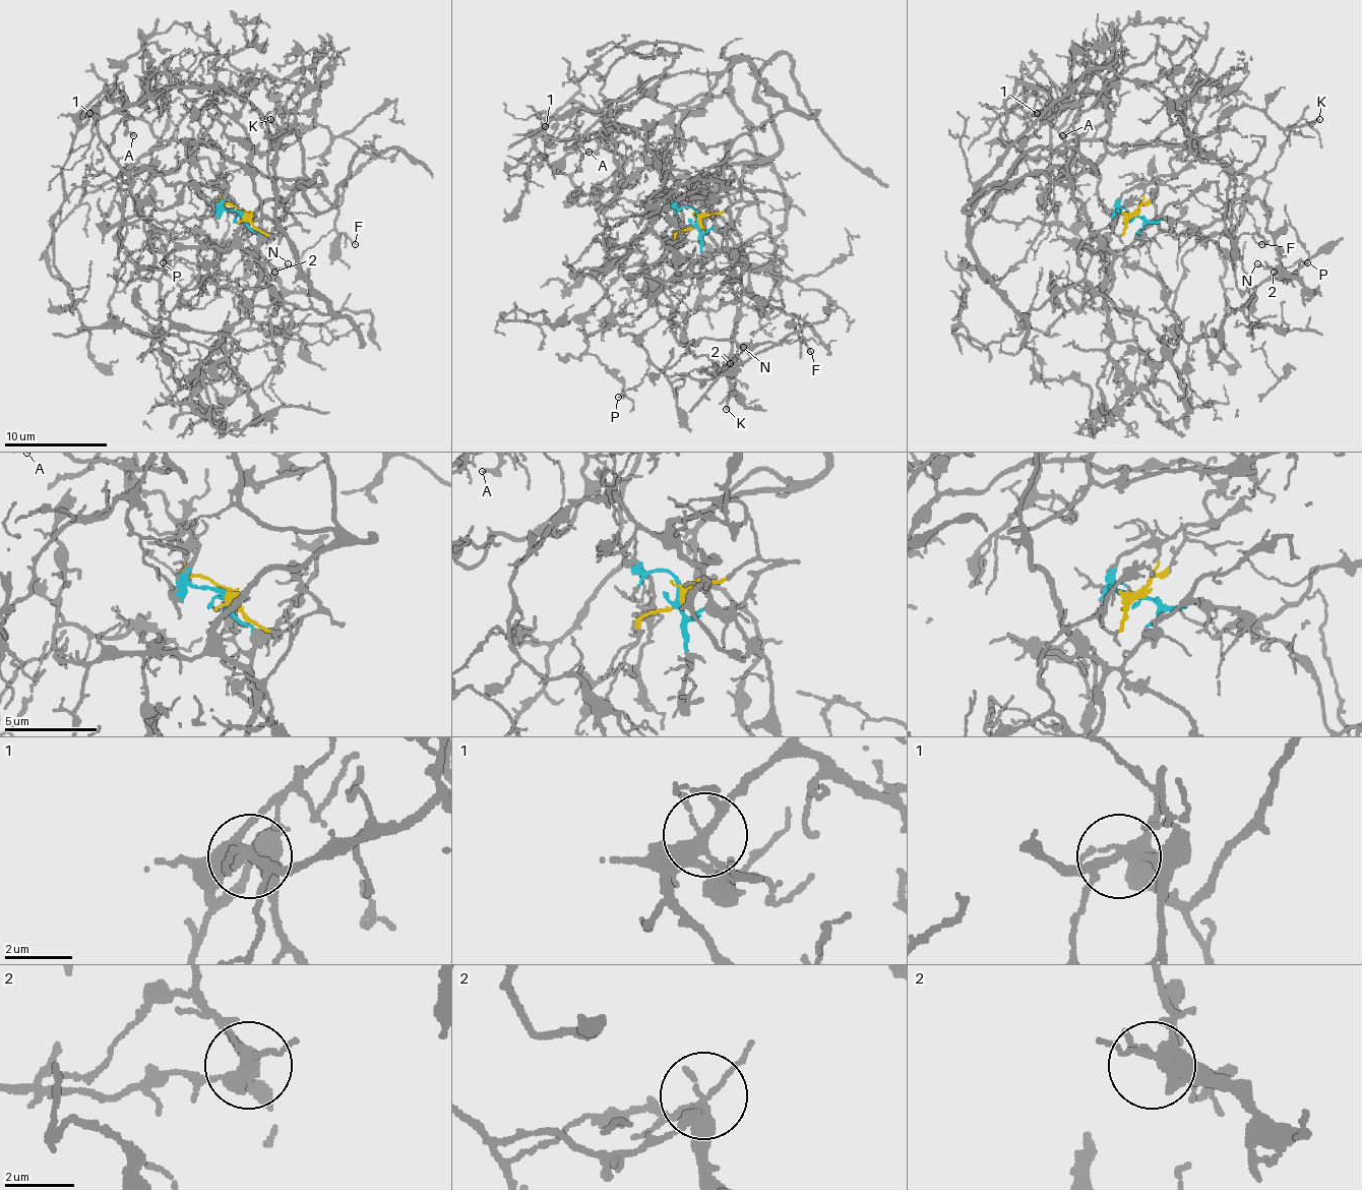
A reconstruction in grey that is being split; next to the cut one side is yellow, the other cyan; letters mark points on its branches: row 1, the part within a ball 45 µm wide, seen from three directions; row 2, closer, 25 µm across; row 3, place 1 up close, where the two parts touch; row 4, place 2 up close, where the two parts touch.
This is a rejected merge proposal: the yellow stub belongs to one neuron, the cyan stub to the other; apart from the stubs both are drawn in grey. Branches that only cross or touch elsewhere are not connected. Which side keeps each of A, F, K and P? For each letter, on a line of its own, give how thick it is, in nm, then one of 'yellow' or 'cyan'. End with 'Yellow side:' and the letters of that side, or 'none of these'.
A: 130 nm | yellow
F: 110 nm | cyan
K: 200 nm | cyan
P: 110 nm | yellow
Yellow side: A, P

